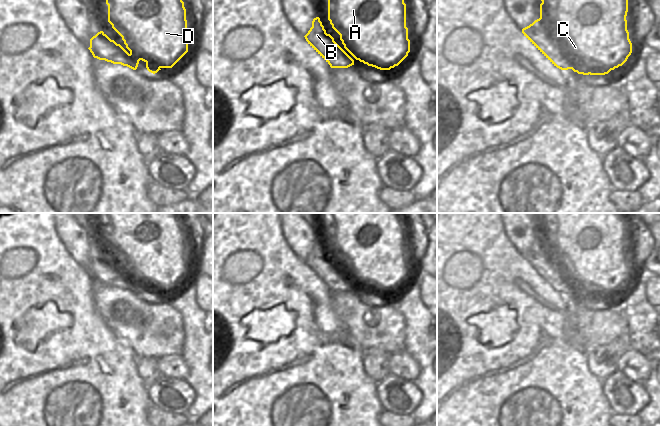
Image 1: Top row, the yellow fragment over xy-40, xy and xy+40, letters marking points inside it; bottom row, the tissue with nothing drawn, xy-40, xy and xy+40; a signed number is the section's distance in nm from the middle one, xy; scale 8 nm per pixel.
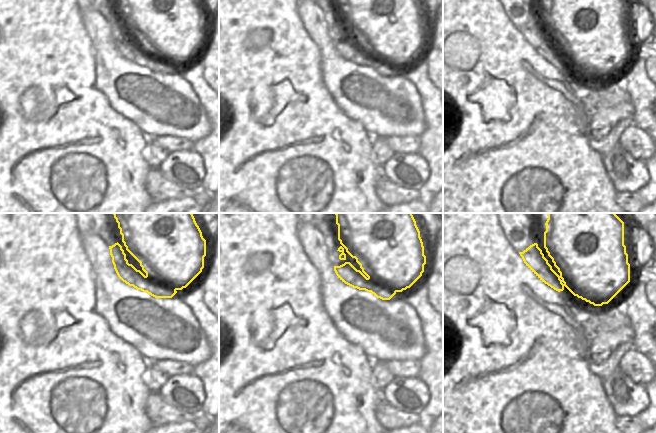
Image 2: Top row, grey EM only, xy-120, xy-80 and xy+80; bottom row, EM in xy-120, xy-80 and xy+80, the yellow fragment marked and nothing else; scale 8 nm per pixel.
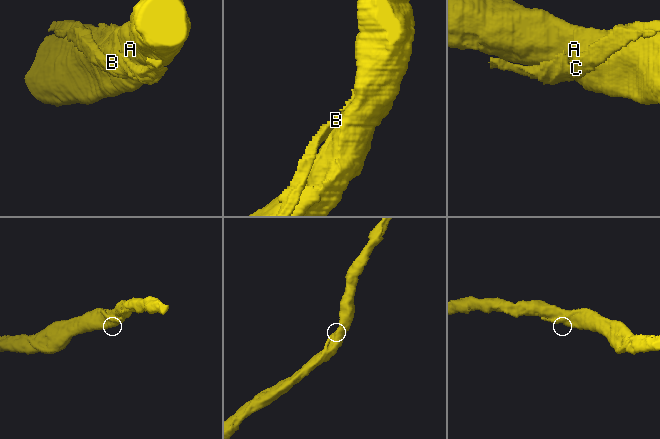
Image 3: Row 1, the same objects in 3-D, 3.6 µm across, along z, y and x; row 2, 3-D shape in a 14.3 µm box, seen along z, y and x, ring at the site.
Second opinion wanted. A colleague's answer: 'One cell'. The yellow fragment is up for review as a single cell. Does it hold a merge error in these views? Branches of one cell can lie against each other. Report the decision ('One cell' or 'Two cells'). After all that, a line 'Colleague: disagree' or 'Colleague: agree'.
One cell.
Colleague: agree

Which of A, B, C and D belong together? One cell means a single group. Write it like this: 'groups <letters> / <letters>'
groups A B C D

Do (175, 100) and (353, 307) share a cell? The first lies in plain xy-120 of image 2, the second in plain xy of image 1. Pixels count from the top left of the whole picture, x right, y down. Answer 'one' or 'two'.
one

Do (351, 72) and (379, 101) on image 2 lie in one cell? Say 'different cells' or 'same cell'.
same cell

